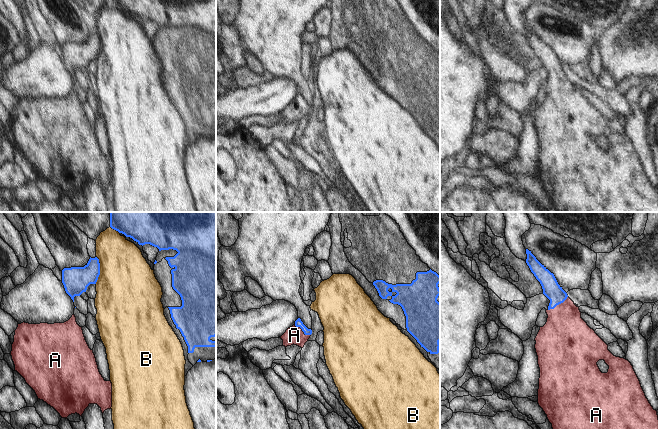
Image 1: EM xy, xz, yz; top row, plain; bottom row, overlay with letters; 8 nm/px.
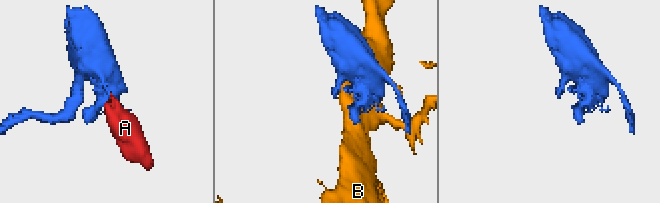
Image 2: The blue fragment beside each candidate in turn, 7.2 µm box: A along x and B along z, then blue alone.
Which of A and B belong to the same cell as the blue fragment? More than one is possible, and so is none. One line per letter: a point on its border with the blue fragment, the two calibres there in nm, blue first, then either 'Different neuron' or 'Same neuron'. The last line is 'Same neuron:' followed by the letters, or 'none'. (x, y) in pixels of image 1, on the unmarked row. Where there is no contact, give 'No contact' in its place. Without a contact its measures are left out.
A: Touches blue at yz (557, 80). Thickness 140 nm (blue) against 360 nm. Same neuron
B: Touches blue at xy (99, 46). Thickness 200 nm (blue) against 460 nm. Different neuron
Same neuron: A

